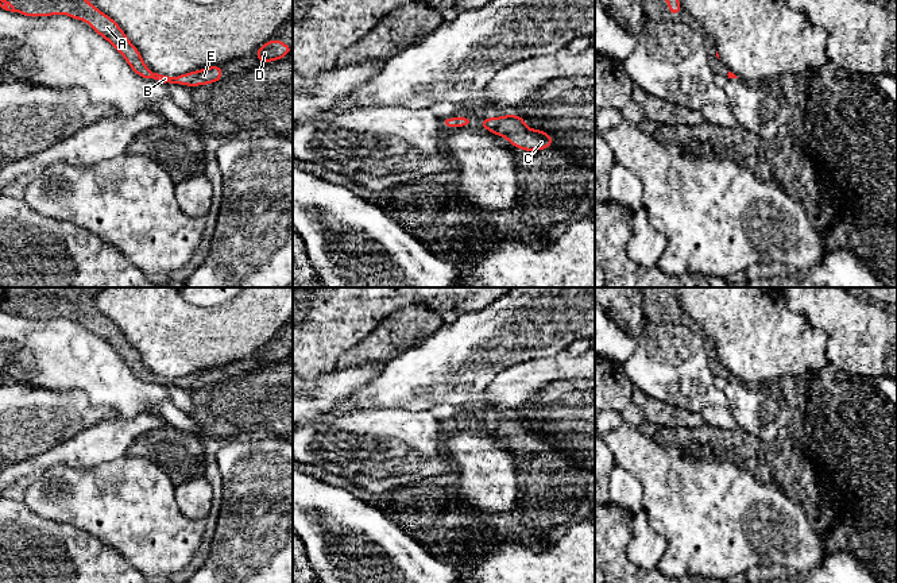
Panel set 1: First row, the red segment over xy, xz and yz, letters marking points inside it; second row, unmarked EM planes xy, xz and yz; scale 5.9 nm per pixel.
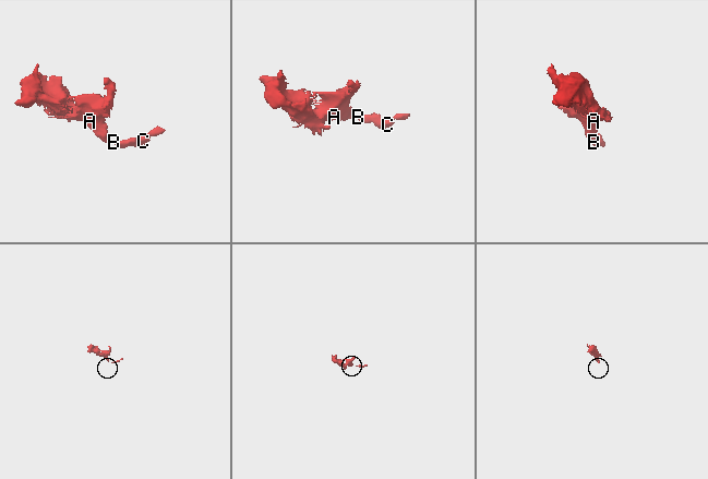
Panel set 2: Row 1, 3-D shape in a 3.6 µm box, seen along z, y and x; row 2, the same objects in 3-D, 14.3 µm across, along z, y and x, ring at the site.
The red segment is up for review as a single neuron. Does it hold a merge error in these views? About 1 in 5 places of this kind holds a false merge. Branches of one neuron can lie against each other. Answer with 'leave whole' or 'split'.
leave whole

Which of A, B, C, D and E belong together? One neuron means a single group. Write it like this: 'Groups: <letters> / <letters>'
Groups: A B C D E

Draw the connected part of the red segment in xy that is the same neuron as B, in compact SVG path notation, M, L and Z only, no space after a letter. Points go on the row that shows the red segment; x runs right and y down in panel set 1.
M0 0L0 7L5 11L19 12L30 18L65 13L77 20L86 20L89 27L105 38L124 57L131 69L143 78L154 78L165 84L170 82L187 86L213 84L223 80L221 65L209 66L177 77L152 73L143 62L140 51L128 40L119 24L98 8L93 7L90 0L85 5L82 0L13 0L12 9L8 8L4 0Z

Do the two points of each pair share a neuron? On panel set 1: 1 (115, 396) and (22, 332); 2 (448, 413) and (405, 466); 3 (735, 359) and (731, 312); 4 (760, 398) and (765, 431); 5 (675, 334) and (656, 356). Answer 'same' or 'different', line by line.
1: same
2: different
3: same
4: same
5: same

